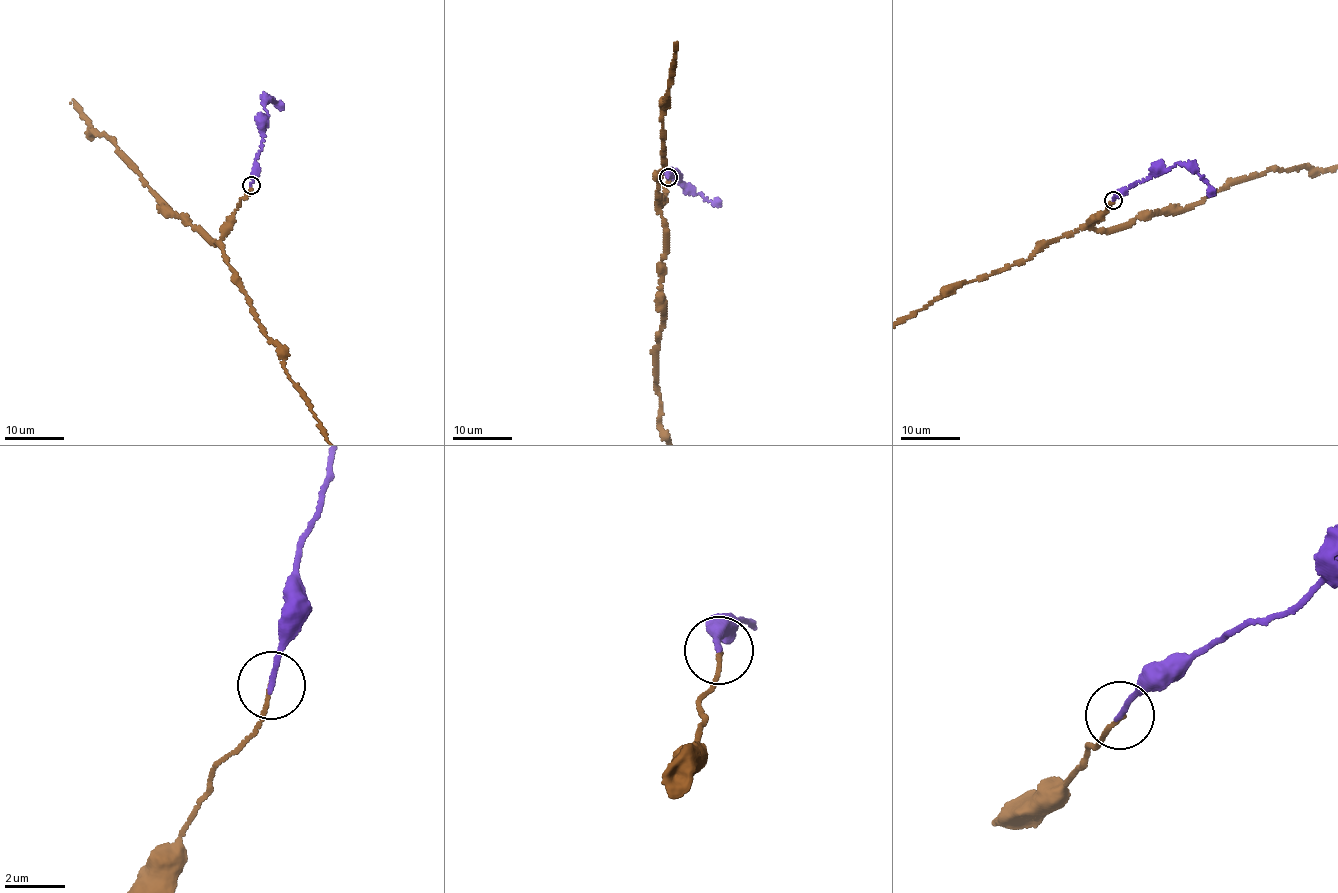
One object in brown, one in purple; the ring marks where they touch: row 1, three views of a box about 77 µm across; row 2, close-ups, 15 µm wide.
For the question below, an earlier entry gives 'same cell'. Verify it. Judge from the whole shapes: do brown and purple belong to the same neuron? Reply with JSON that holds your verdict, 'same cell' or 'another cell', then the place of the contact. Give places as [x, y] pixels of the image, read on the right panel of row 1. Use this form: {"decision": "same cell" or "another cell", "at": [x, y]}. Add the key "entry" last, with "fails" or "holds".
{"decision": "another cell", "at": [1113, 200], "entry": "fails"}

